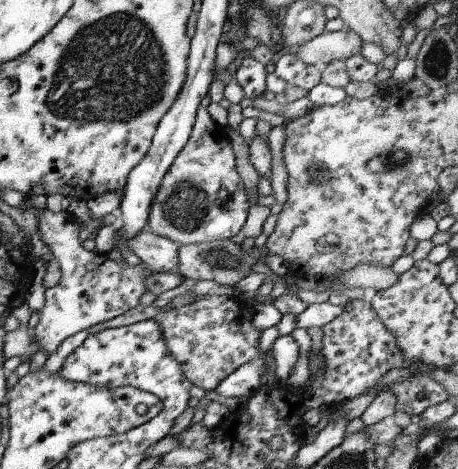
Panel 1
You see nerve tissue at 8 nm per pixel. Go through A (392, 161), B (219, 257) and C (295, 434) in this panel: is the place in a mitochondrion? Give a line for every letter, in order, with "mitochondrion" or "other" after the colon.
A: mitochondrion
B: mitochondrion
C: other

